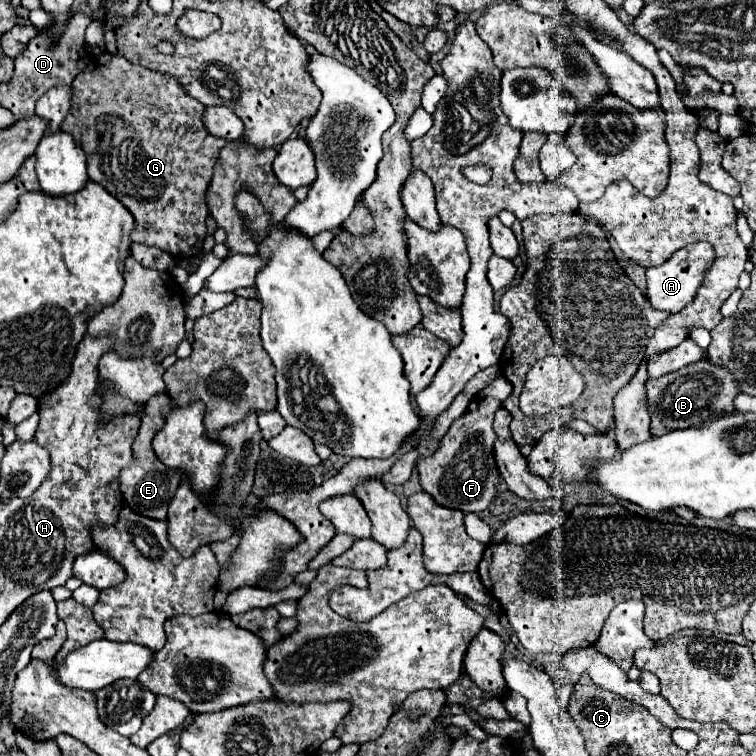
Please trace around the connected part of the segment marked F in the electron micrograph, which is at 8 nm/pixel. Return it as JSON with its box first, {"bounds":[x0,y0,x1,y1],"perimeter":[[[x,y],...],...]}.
{"bounds":[416,376,512,514],"perimeter":[[[504,376],[490,382],[472,398],[466,412],[458,420],[454,420],[448,434],[440,440],[436,452],[430,454],[428,458],[418,460],[416,468],[420,472],[420,484],[424,492],[428,492],[440,506],[478,514],[498,498],[502,480],[492,454],[492,444],[496,442],[496,432],[492,428],[492,422],[496,410],[502,408],[504,398],[508,398],[510,394],[512,394],[512,384],[508,384]]]}

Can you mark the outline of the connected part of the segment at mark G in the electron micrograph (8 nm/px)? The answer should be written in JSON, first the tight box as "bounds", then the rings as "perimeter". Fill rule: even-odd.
{"bounds":[60,52,226,258],"perimeter":[[[108,52],[96,56],[88,68],[76,76],[72,90],[70,114],[64,118],[60,130],[80,140],[88,158],[90,180],[104,186],[134,214],[136,230],[132,232],[132,242],[160,248],[176,258],[198,256],[206,238],[206,188],[212,180],[212,166],[218,160],[218,152],[226,146],[222,138],[212,136],[204,128],[202,118],[206,106],[192,100],[174,76],[136,66]]]}

